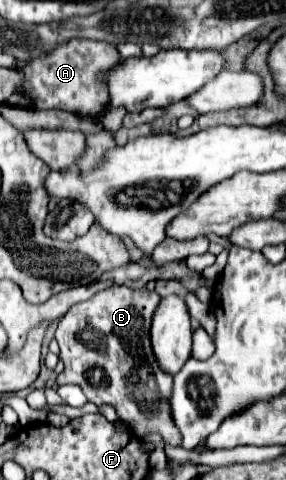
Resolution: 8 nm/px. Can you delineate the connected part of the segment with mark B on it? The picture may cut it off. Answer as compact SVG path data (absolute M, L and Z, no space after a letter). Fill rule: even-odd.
M114 286L94 294L88 302L72 306L56 328L56 342L64 362L64 370L58 374L56 382L58 386L80 386L86 398L98 406L114 406L118 418L128 422L130 430L140 440L158 432L166 444L180 446L182 434L174 428L170 416L172 376L160 370L150 346L150 322L158 302L160 296L156 292ZM94 332L102 336L104 350L94 350L90 340Z

